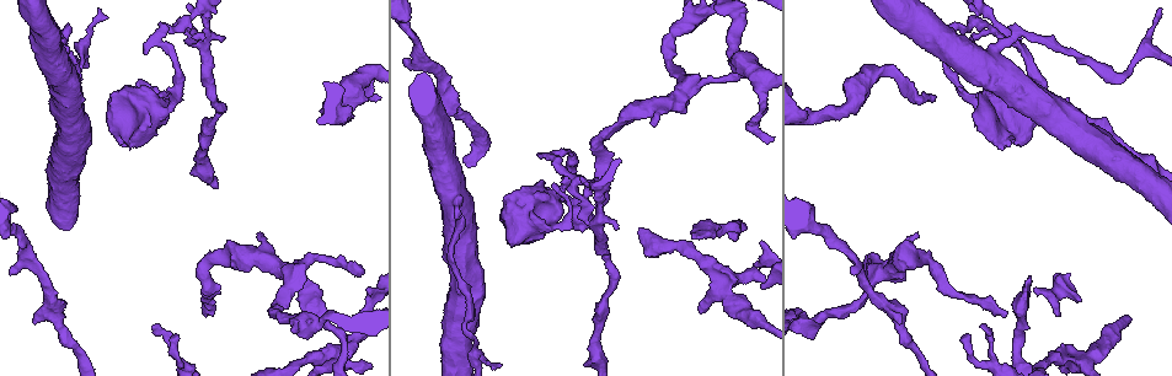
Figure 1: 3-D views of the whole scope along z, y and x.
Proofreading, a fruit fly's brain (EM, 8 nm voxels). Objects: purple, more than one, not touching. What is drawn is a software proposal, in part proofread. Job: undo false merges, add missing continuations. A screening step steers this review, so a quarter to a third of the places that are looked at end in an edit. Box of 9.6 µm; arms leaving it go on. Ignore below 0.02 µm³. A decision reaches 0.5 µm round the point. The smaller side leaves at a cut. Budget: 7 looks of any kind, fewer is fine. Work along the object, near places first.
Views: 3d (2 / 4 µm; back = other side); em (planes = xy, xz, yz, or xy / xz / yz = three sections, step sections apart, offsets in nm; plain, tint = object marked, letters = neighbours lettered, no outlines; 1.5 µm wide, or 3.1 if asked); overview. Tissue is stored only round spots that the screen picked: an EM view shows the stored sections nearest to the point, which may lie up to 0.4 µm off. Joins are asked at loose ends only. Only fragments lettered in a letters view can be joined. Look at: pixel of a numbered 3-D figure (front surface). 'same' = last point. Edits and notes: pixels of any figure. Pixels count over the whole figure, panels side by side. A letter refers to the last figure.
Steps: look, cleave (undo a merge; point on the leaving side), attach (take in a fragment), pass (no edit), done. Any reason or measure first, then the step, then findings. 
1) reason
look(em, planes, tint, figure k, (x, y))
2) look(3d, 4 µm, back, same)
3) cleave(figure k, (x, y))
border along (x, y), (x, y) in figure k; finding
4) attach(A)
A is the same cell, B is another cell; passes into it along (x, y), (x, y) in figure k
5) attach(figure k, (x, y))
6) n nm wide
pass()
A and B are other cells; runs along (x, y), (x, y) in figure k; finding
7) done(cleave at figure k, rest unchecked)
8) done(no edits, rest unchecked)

closes a loop
look(3d, 4 µm, figure 1, (558, 191))

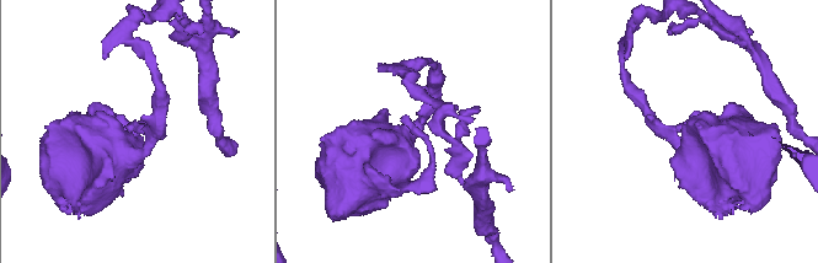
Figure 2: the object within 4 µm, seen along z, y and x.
arms of 190, 700 nm
look(em, yz, step 4, tint, figure 2, (138, 128))

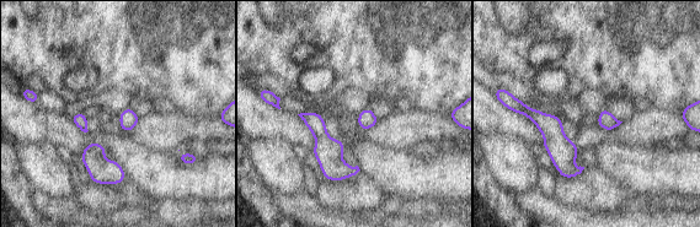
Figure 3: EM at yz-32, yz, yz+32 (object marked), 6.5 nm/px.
another direction
look(em, planes, letters, same)

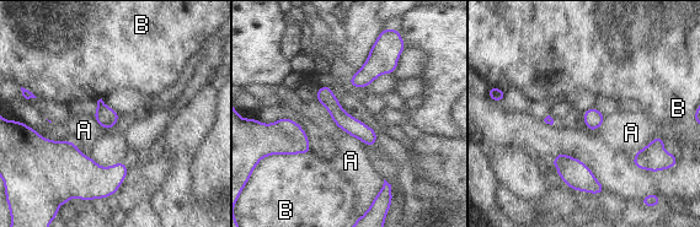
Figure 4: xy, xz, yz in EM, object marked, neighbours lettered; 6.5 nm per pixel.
120 nm wide
pass()
A and B are other cells; border along (315, 100), (341, 129), (359, 141) in figure 4; one cell here

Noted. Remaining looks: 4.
three-way junction
look(3d, 2 µm, back, figure 1, (182, 27))

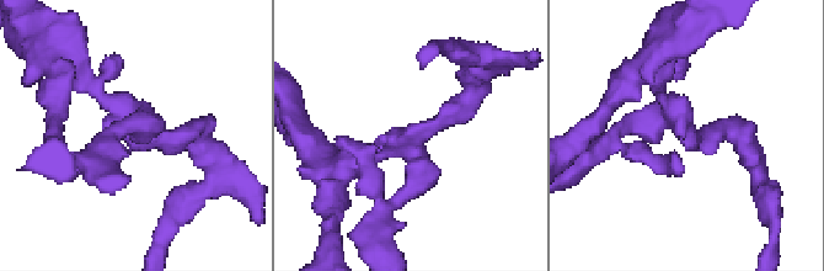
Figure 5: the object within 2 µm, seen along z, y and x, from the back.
shape alone is not enough
look(em, xz, step 8, tint, figure 5, (676, 127))

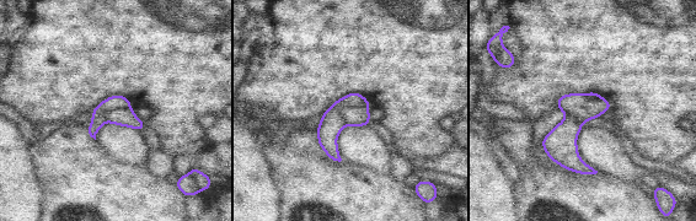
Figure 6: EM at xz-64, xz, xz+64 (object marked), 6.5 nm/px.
cut it another way
look(em, planes, letters, same)

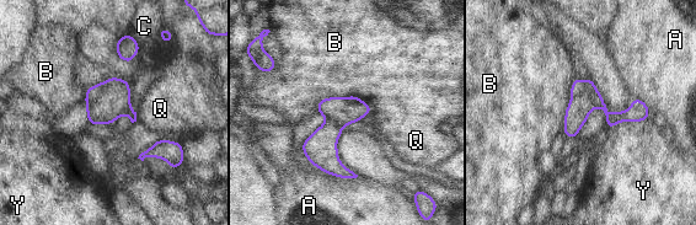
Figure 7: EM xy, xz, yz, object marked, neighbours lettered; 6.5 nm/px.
190 nm wide
cleave(figure 7, (92, 91))
A, B, C, Q and Y are other cells; border along (106, 81), (102, 91), (86, 101) in figure 7; a second cell is stuck on

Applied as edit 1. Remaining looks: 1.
done(cleave at figure 7, rest unchecked)

